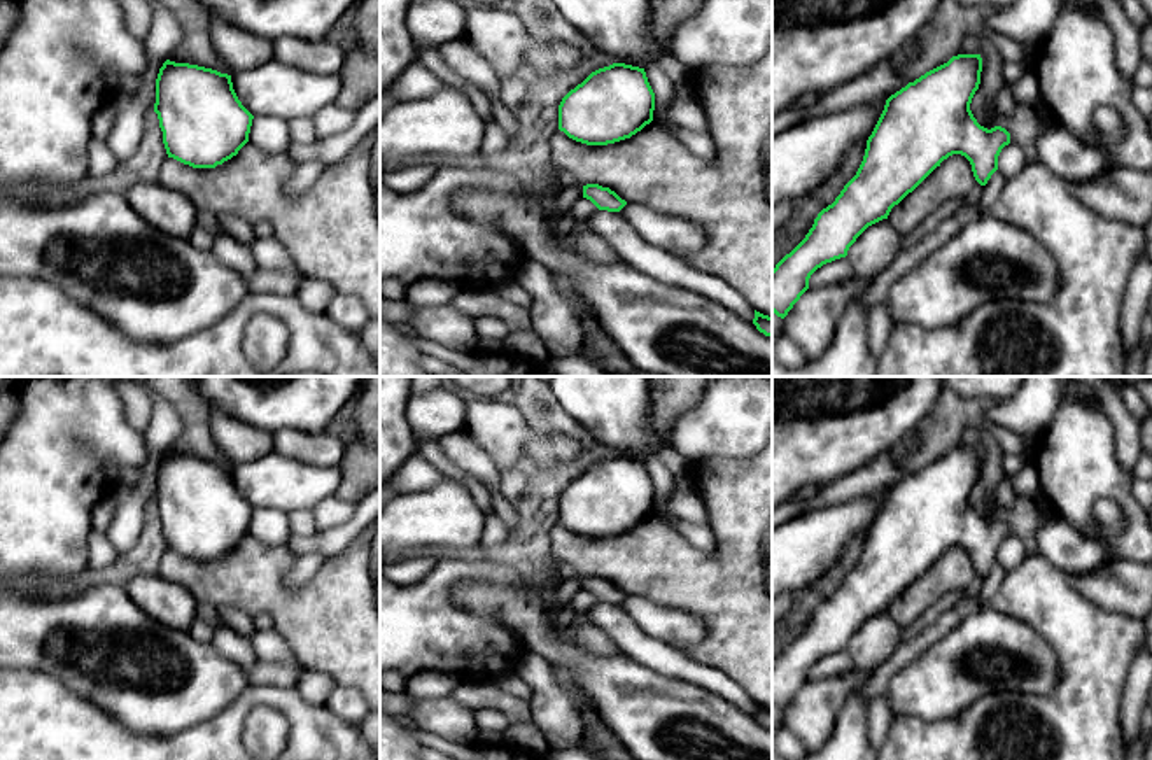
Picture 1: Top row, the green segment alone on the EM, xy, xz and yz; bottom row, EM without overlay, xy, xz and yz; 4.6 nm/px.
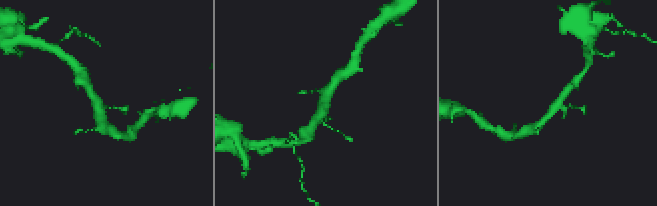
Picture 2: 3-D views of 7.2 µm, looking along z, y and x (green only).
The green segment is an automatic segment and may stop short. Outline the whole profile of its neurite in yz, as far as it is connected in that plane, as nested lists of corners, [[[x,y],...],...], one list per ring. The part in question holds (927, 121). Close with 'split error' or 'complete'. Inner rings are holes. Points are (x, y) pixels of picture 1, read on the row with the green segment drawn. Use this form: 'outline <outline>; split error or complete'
outline [[[958,54],[926,72],[886,100],[884,110],[867,140],[856,175],[844,186],[832,205],[814,219],[805,238],[772,270],[772,312],[784,319],[809,289],[811,275],[826,263],[846,257],[849,247],[872,224],[888,219],[891,208],[912,193],[944,159],[965,156],[975,180],[986,186],[998,170],[998,156],[1010,144],[1010,133],[980,126],[970,110],[980,84],[980,54]]]; complete

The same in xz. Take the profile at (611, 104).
outline [[[613,63],[592,72],[558,105],[558,130],[587,145],[630,138],[653,121],[655,93],[644,68]]]; complete

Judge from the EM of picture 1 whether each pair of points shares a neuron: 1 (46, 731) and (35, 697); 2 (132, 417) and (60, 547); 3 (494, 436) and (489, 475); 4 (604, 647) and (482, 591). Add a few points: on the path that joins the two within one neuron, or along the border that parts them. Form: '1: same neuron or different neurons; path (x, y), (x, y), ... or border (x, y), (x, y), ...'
1: same neuron; path (37, 722), (35, 706)
2: different neurons; border (118, 394), (123, 405), (123, 419), (140, 433)
3: different neurons; border (464, 429), (499, 471)
4: different neurons; border (573, 640), (587, 650), (611, 655)

